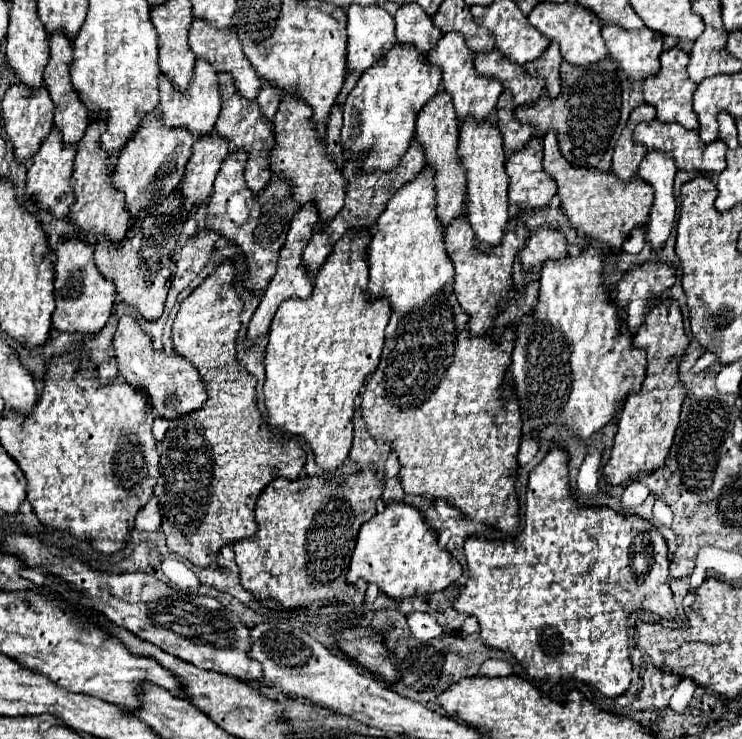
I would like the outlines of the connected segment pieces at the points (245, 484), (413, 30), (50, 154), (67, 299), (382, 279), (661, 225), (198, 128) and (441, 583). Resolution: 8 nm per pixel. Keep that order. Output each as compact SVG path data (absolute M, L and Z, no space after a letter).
M222 262L208 278L204 278L198 288L194 288L188 298L180 302L180 310L172 326L174 350L194 362L194 366L200 370L208 400L202 404L202 408L170 422L170 428L158 448L160 476L158 484L154 486L154 496L160 500L162 532L166 536L168 550L188 558L196 566L210 566L224 544L252 538L256 534L254 504L260 492L278 476L292 480L300 478L300 472L306 464L306 452L302 446L296 440L282 442L282 436L274 434L262 420L262 414L256 406L256 378L238 368L236 340L242 326L240 314L244 310L244 302L234 286L234 278L234 264Z
M402 4L394 16L396 38L400 44L412 44L420 52L428 52L436 46L442 32L418 4Z
M54 126L50 134L44 138L40 150L32 156L28 166L28 180L26 180L26 192L42 206L48 208L54 216L66 216L70 212L70 206L74 204L74 188L70 184L72 176L72 164L76 156L76 146L64 144L62 132Z
M60 238L54 252L58 260L54 266L56 310L52 314L52 328L56 328L58 332L100 332L112 314L116 288L114 282L106 280L96 268L92 258L94 244L80 238Z
M424 168L416 180L406 182L390 198L376 222L376 232L368 250L370 294L386 298L398 314L420 308L438 294L454 276L454 264L444 246L444 230L436 216L434 170Z
M650 150L640 168L638 176L644 178L654 188L654 204L648 218L648 242L654 250L660 250L668 240L674 218L676 218L676 198L674 198L674 158L660 150Z
M202 58L196 60L196 68L194 68L194 76L188 84L188 90L182 94L176 90L174 84L170 84L170 80L162 74L160 76L160 104L158 110L164 114L164 124L166 126L184 126L190 132L194 132L194 136L206 136L214 130L218 112L220 112L222 100L220 100L220 90L218 90L218 74L216 70Z
M404 502L386 504L380 514L362 524L348 570L350 584L358 578L374 582L382 592L396 600L444 590L460 576L460 562L446 548L438 546L438 534L428 526L424 514Z

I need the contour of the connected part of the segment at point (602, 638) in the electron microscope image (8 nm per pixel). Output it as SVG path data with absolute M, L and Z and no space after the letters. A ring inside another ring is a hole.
M552 444L550 452L544 456L544 460L530 472L528 490L526 490L526 526L514 540L500 542L500 540L484 540L484 538L470 536L464 542L464 552L466 552L470 576L468 576L464 590L456 598L454 608L458 612L466 612L470 616L476 616L480 622L480 636L482 636L484 644L490 644L492 648L510 652L526 668L528 676L534 678L536 682L540 682L542 690L554 690L560 680L576 678L582 682L592 682L604 696L616 698L622 692L626 692L626 688L630 686L632 664L630 664L630 654L628 654L628 632L626 632L628 616L636 610L650 610L662 618L670 618L670 612L672 612L672 618L676 616L676 604L672 600L670 586L668 586L668 558L666 558L668 546L666 546L666 538L658 532L658 528L640 516L616 512L612 508L592 508L592 506L580 504L572 496L570 478L568 478L568 462L570 462L570 454L566 450L562 450L558 444Z

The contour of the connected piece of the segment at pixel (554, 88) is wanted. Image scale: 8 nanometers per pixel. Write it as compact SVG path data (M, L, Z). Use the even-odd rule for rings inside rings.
M550 42L546 52L540 58L526 64L524 68L530 76L542 76L546 80L548 96L558 96L558 92L560 92L560 64L562 64L560 46L558 46L558 42Z

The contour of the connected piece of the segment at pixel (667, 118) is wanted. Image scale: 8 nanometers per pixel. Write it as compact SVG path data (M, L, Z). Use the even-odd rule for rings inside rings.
M670 48L666 52L662 52L660 56L660 70L656 74L650 74L644 80L644 100L652 106L656 106L658 112L658 120L660 122L678 122L688 130L696 130L698 128L698 116L692 108L692 94L696 90L698 84L694 84L686 72L686 64L688 64L688 54L680 48Z

